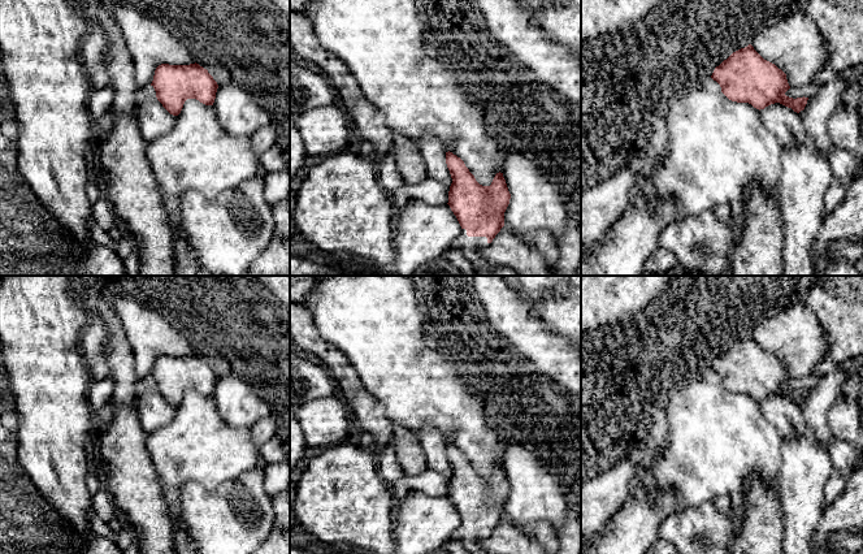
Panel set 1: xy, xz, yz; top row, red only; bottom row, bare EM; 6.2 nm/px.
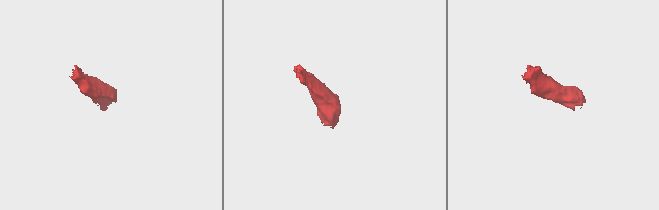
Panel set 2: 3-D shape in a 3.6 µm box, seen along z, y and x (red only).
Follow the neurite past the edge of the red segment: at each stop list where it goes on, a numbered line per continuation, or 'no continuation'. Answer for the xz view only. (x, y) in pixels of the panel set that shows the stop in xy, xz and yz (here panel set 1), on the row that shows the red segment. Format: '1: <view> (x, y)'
1: xz (469, 246)

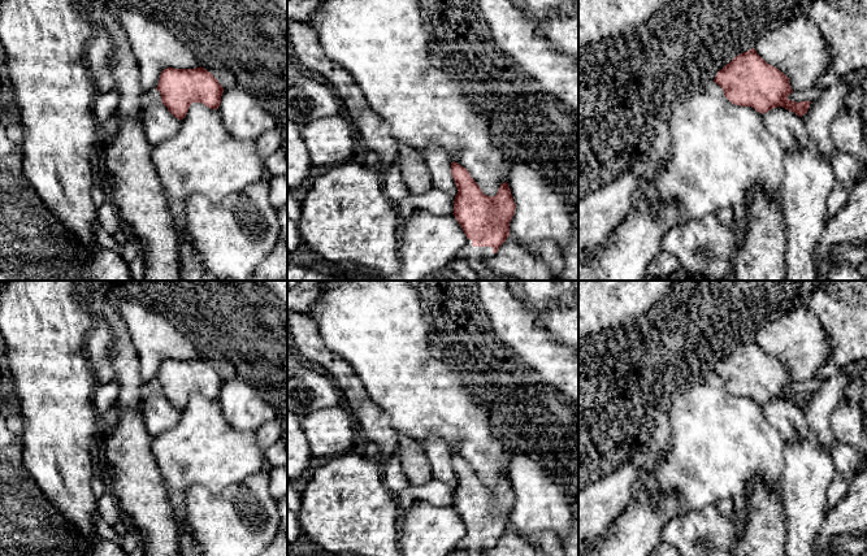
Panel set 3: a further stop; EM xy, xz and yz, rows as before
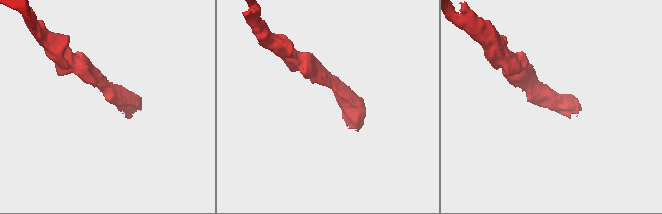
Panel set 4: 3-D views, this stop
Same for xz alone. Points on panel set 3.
1: xz (475, 256)

